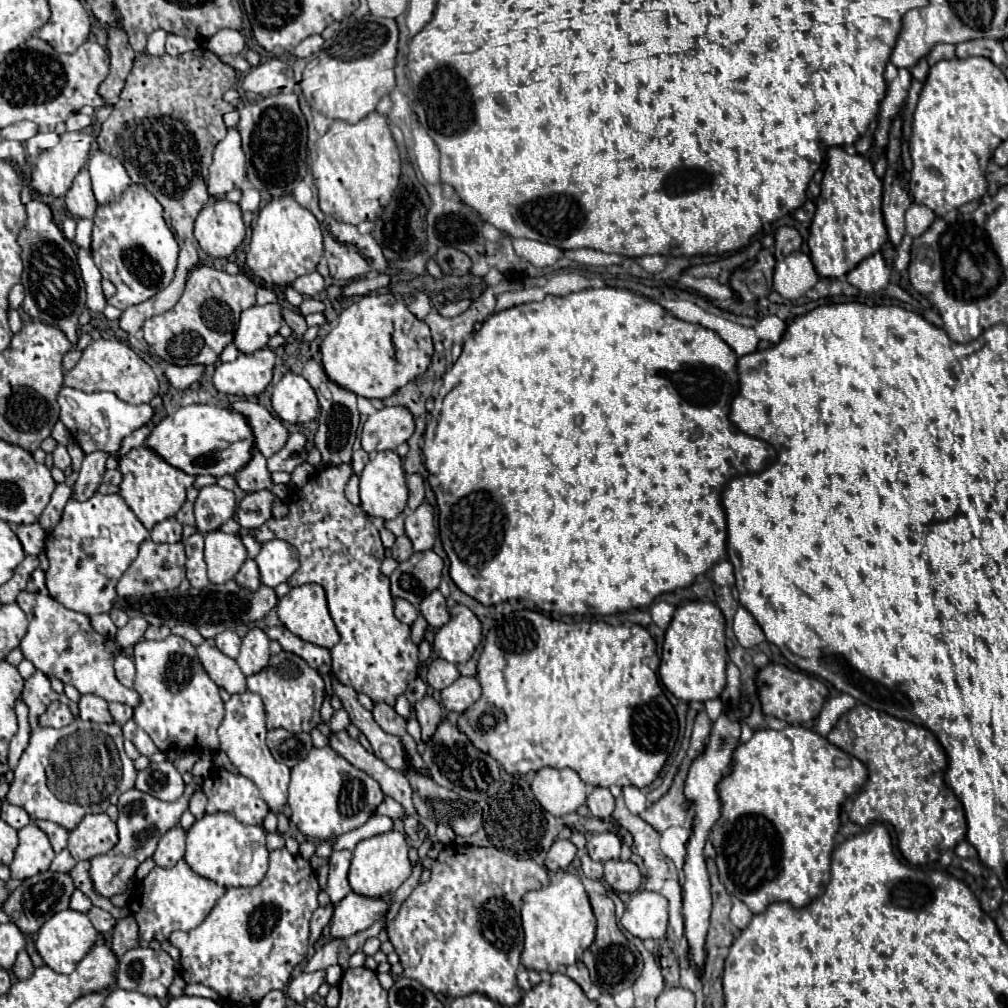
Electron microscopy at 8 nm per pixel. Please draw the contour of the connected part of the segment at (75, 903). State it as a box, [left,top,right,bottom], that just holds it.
[69,889,92,914]

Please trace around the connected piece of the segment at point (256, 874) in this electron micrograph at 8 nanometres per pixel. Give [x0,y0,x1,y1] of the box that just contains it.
[184,814,268,888]

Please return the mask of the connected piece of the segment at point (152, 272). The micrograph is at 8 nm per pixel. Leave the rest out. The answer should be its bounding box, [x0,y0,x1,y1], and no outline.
[92,184,178,310]

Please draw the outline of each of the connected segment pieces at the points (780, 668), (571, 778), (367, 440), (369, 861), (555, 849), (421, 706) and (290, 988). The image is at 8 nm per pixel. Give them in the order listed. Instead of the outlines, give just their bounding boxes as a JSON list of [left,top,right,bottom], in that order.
[[756,664,828,724],[532,768,586,816],[362,406,414,454],[348,830,412,900],[546,840,576,872],[414,696,442,742],[286,970,326,1004]]

